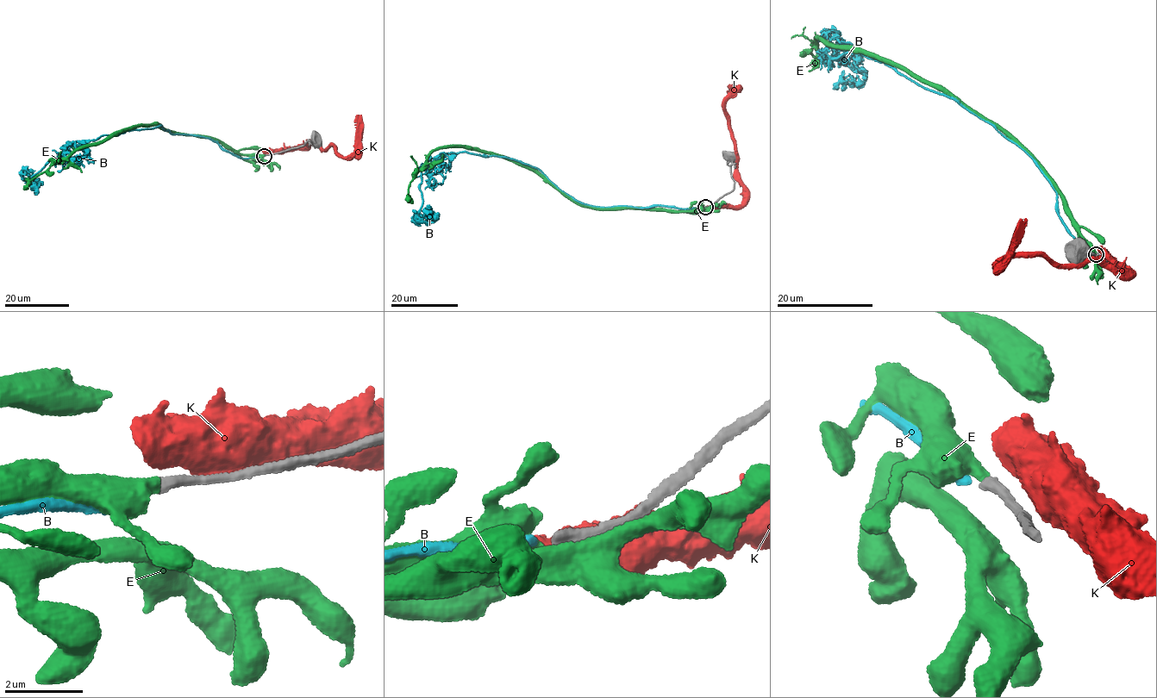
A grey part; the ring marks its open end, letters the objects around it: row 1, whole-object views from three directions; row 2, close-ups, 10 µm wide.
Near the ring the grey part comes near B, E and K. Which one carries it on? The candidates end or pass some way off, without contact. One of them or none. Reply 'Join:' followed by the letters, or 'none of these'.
Join: B

